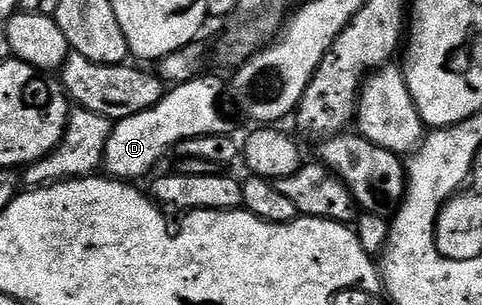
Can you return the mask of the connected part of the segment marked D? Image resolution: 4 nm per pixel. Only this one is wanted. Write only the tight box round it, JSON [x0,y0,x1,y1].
[103,76,228,180]

